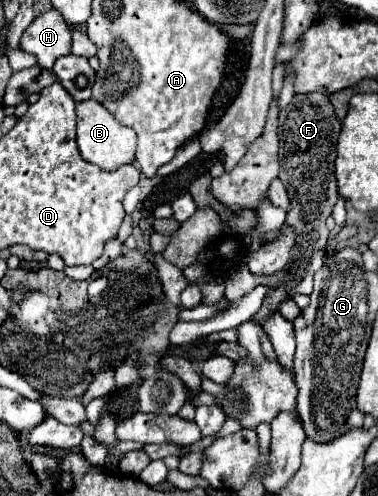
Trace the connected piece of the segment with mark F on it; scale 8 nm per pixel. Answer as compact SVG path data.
M312 92L298 94L288 108L280 112L278 138L280 138L280 180L284 182L290 196L290 210L286 224L296 230L296 246L290 254L286 270L276 274L262 276L260 284L268 286L262 308L254 314L254 322L262 324L270 314L278 312L278 306L284 300L290 300L294 294L310 294L314 284L314 274L324 264L324 246L330 230L326 228L326 218L332 214L332 208L338 200L338 186L334 176L336 160L336 142L340 136L342 124L334 114L328 94Z

